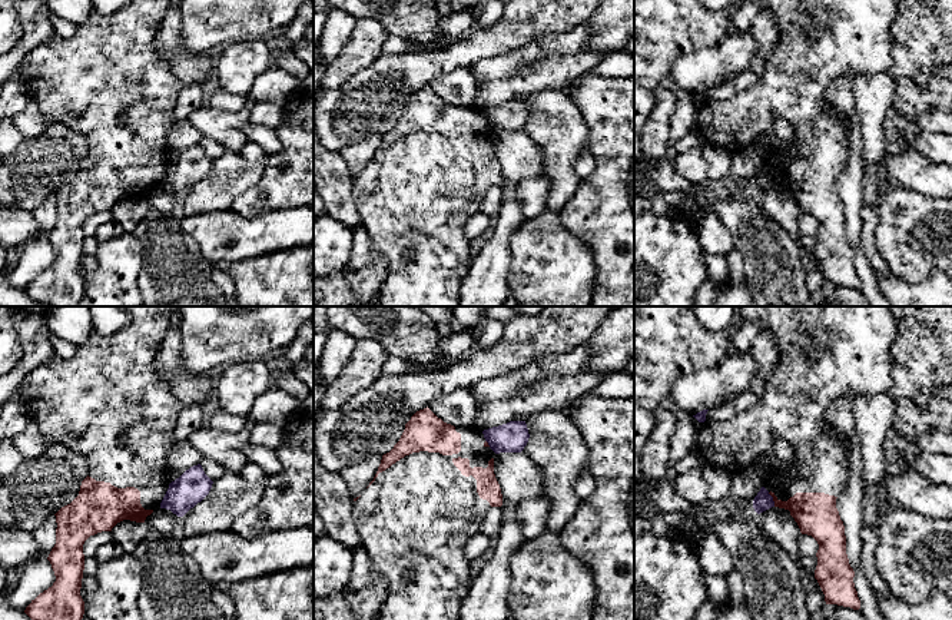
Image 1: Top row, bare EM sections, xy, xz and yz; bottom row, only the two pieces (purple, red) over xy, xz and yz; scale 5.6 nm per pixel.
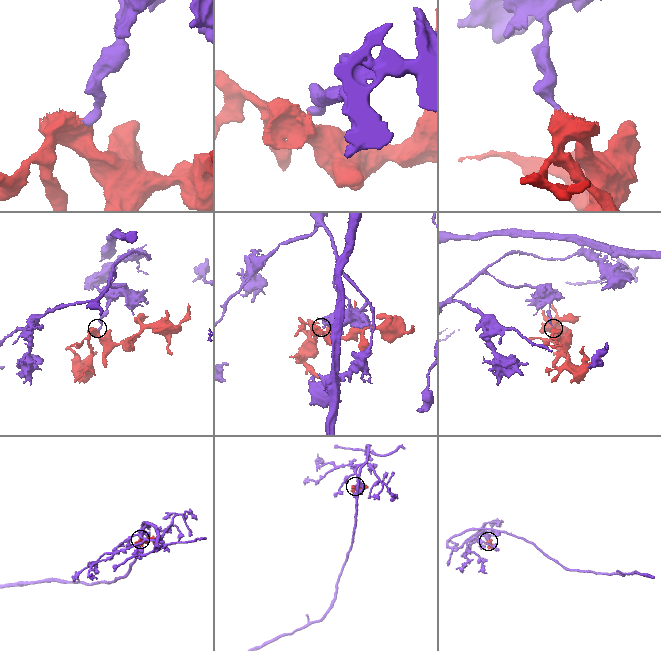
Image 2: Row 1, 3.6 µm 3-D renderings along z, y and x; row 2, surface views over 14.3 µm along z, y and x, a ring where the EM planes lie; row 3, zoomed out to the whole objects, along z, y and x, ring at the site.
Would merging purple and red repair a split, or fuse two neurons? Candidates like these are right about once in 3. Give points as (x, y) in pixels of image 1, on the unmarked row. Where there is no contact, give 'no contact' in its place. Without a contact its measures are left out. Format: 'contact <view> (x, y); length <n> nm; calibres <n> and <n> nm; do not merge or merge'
contact yz (772, 179); length 90 nm; calibres 100 and 220 nm; do not merge

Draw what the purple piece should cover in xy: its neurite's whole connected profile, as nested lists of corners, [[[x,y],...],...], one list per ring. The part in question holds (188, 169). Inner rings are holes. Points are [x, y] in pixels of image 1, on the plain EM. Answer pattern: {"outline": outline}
{"outline": [[[193,145],[169,163],[160,188],[183,196],[209,173],[212,163],[213,160],[205,153],[202,145]]]}

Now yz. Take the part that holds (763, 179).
{"outline": [[[762,166],[757,175],[753,179],[753,188],[757,193],[774,186],[773,176],[769,173],[769,170]]]}

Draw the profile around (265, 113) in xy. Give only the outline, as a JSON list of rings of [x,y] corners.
[[[261,102],[251,110],[251,122],[266,126],[272,130],[278,127],[282,119],[282,105],[272,102]]]

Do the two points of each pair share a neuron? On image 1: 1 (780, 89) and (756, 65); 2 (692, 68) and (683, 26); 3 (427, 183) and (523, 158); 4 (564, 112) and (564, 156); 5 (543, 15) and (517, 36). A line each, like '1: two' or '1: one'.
1: two
2: two
3: two
4: one
5: one

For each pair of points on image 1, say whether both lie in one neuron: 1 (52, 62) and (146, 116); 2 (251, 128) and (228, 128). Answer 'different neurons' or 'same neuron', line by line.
1: same neuron
2: different neurons

